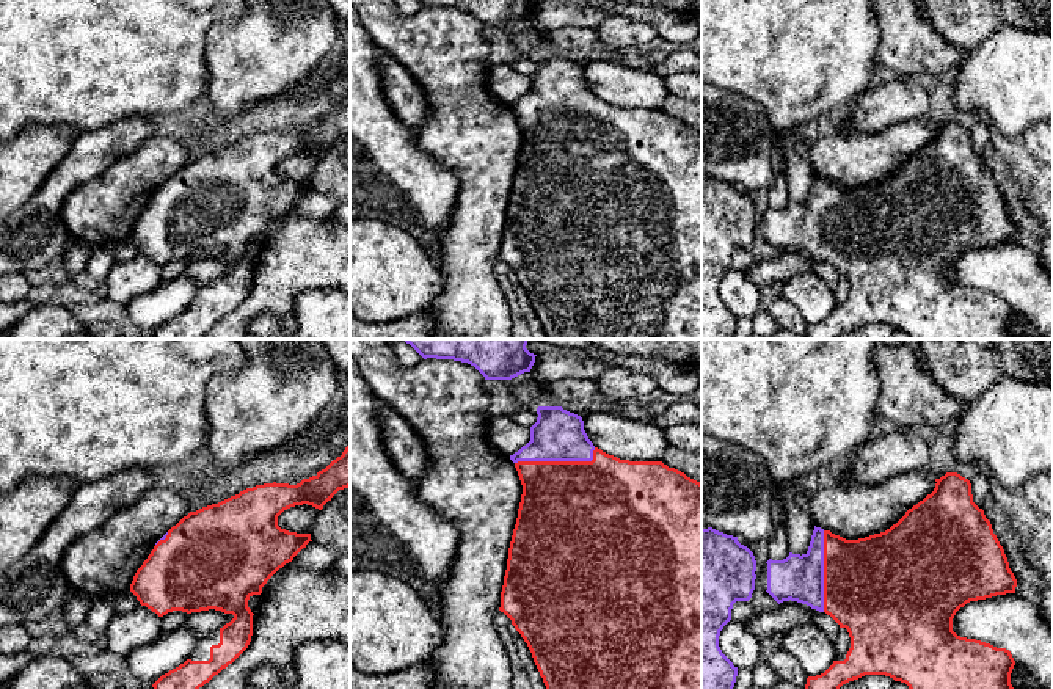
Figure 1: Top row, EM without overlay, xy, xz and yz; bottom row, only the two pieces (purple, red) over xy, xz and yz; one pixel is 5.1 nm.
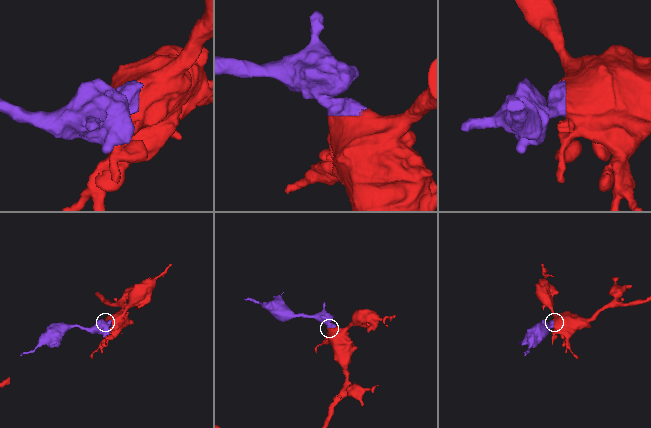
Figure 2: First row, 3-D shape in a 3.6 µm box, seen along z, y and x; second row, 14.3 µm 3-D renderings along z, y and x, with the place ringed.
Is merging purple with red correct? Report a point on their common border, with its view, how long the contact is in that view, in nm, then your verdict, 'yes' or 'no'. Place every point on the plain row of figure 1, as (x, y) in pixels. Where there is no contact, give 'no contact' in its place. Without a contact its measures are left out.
xz (559, 109) | 420 nm | yes

